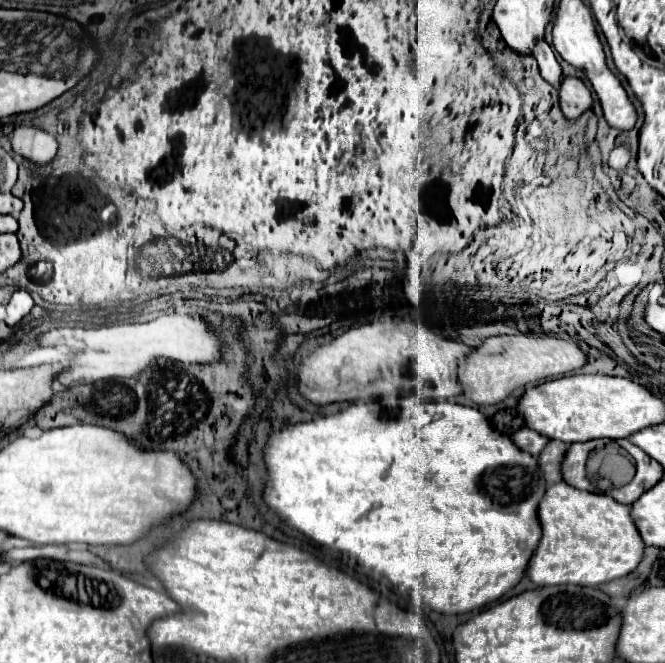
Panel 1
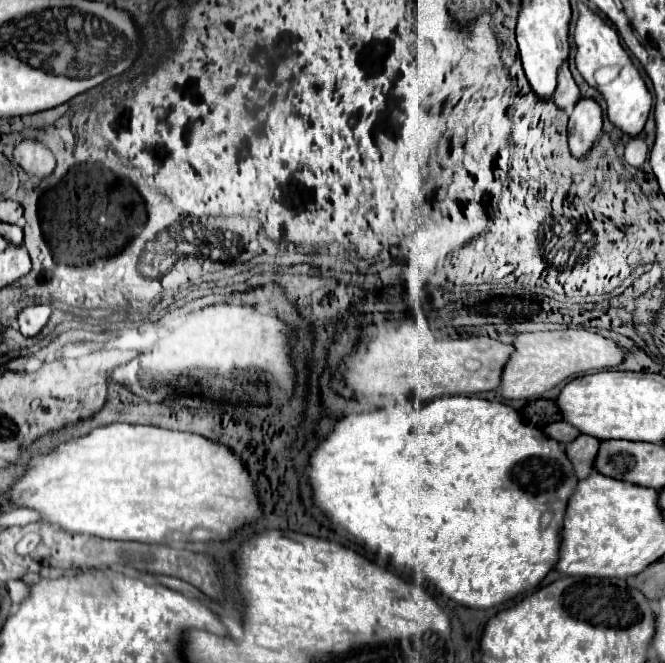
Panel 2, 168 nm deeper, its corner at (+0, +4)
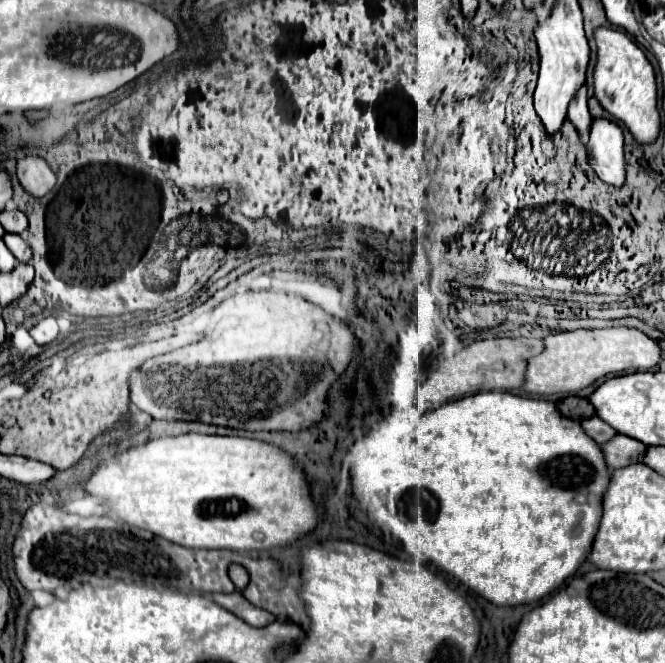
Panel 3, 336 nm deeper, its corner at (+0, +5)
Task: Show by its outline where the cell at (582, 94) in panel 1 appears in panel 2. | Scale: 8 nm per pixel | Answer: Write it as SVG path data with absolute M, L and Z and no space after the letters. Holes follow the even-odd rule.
M582 98L570 114L568 132L572 156L578 160L588 158L604 132L602 108L592 98Z

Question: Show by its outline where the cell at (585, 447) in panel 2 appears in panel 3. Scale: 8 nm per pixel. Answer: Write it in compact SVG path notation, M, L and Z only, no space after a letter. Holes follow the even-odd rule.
M614 435L610 441L600 445L604 453L606 467L614 471L616 467L626 467L638 461L638 457L644 453L644 443L636 443L636 439L628 439L624 435Z

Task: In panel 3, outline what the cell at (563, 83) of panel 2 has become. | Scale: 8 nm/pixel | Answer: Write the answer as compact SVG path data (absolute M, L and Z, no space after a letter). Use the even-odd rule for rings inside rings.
M584 85L578 89L578 93L568 105L568 119L574 123L580 135L588 133L588 123L592 121L592 115L588 113L588 107L586 107L586 87Z

